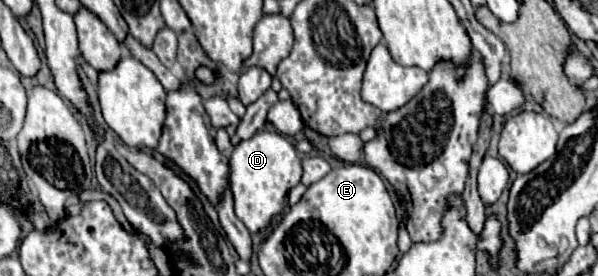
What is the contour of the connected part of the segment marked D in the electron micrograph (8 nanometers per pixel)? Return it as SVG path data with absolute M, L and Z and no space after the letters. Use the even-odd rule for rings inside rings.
M258 130L252 138L242 140L230 154L230 190L236 204L236 216L250 232L268 226L270 220L286 208L286 196L294 184L300 182L302 166L296 148L278 132Z

